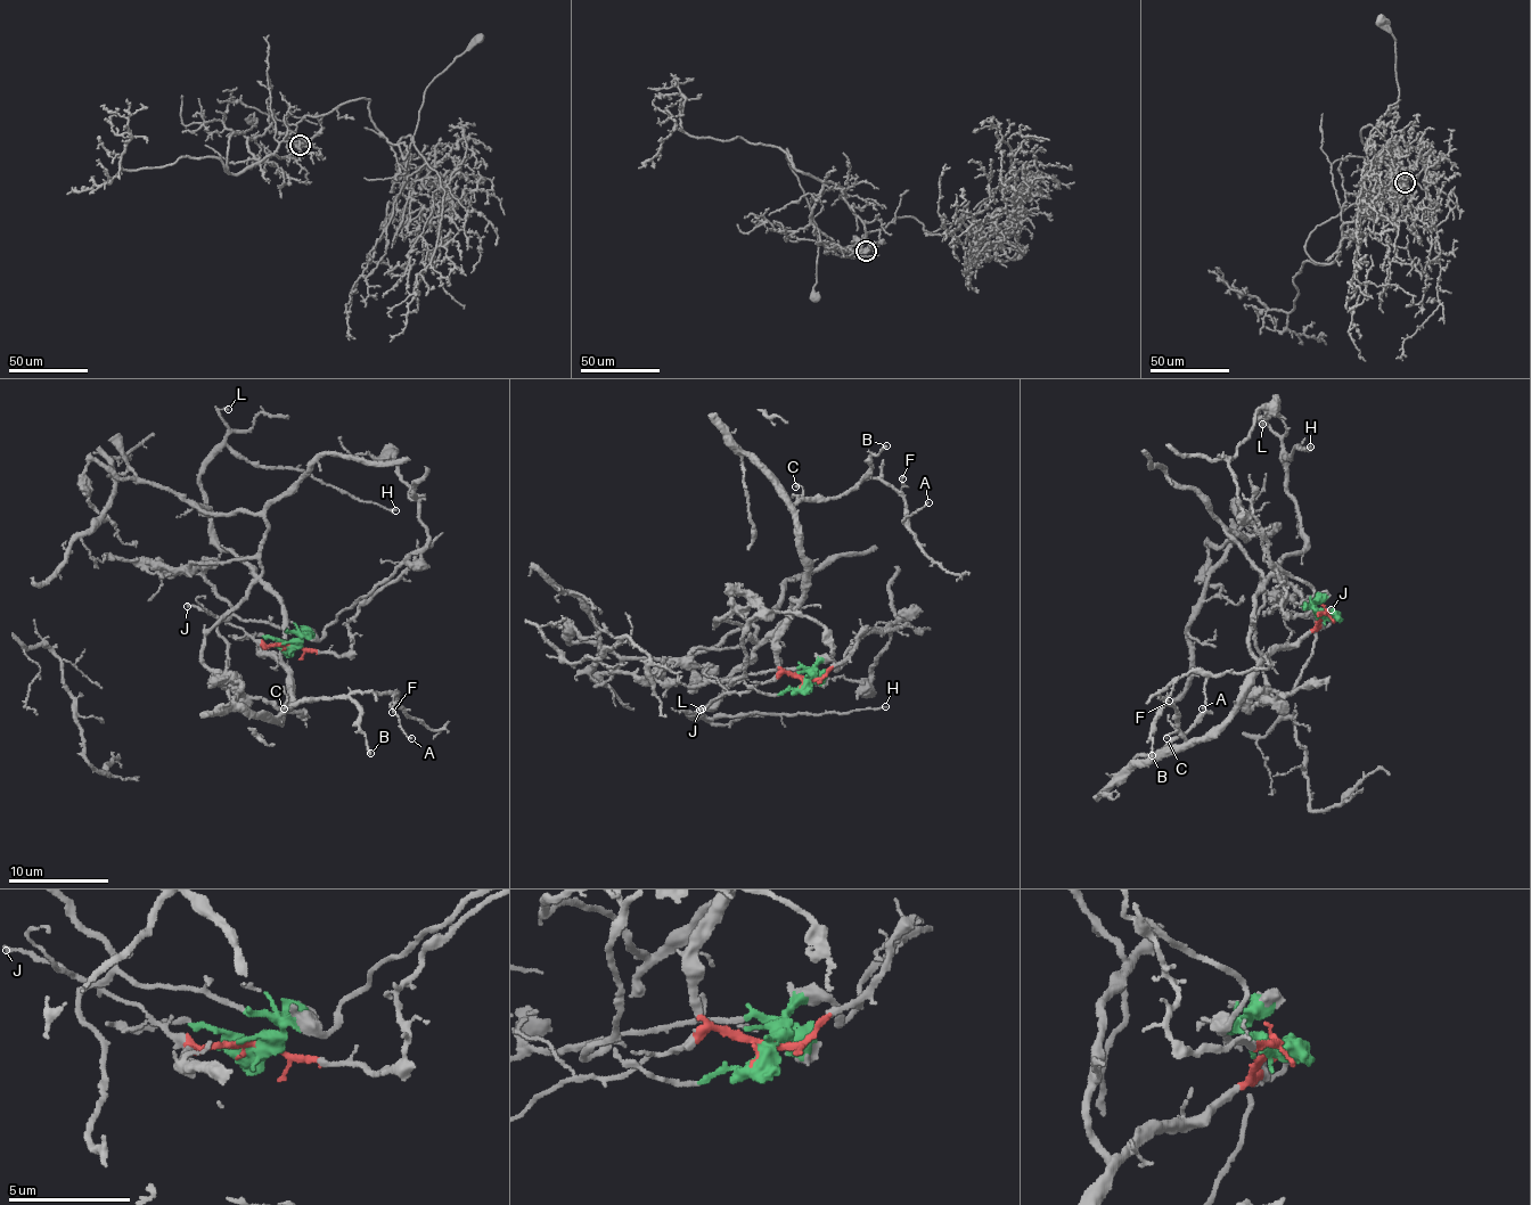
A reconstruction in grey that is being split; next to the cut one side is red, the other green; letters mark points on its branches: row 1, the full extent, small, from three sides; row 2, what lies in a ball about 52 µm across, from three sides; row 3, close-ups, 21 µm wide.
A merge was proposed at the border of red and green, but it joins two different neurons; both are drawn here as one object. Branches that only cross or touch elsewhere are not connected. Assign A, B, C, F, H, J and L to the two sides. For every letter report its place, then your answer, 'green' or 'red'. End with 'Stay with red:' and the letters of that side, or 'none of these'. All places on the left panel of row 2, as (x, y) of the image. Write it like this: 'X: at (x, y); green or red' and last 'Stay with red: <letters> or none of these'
A: at (411, 738); red
B: at (370, 753); red
C: at (284, 708); red
F: at (392, 712); red
H: at (395, 510); red
J: at (187, 606); red
L: at (228, 409); red
Stay with red: A, B, C, F, H, J, L

